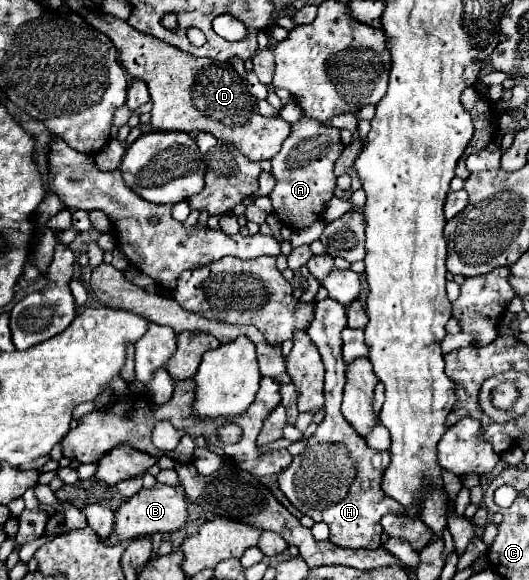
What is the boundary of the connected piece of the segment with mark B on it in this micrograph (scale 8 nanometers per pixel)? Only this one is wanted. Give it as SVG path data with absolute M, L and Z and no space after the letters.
M155 484L151 490L139 490L135 496L131 496L117 512L115 512L115 530L111 534L111 542L117 544L121 540L137 538L137 536L151 536L155 532L175 532L181 530L187 524L189 518L189 498L183 494L179 486L167 486L167 484Z

